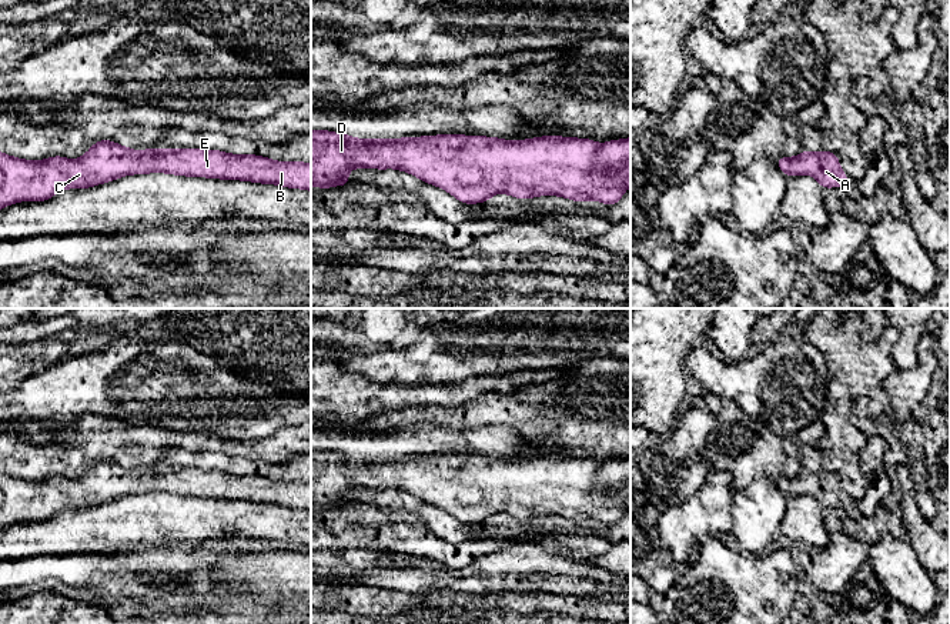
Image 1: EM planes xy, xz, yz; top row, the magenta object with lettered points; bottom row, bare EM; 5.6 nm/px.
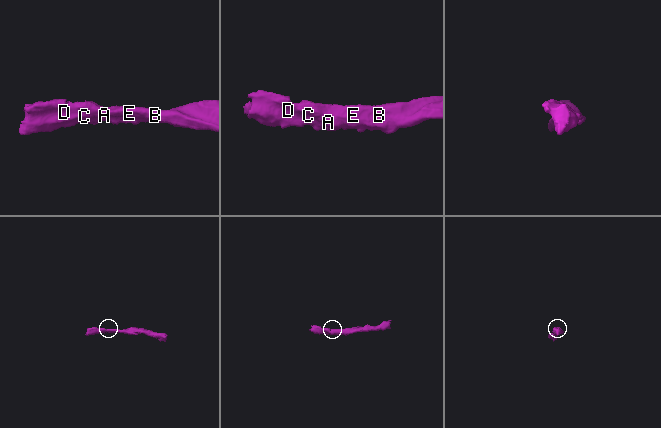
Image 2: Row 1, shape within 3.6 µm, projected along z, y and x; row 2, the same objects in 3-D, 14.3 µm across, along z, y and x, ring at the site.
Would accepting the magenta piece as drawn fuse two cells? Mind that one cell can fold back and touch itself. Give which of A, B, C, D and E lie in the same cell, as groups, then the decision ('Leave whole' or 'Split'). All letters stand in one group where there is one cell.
Groups: A B C D E. Leave whole

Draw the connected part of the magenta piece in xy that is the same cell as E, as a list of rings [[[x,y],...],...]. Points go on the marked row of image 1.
[[[106,139],[74,160],[54,156],[33,161],[0,151],[0,210],[19,201],[46,201],[61,190],[88,188],[147,173],[242,180],[311,191],[311,163],[201,149],[136,151]]]

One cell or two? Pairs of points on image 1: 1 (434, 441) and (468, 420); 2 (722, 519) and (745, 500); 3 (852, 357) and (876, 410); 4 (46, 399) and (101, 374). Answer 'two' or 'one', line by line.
1: two
2: two
3: one
4: one

